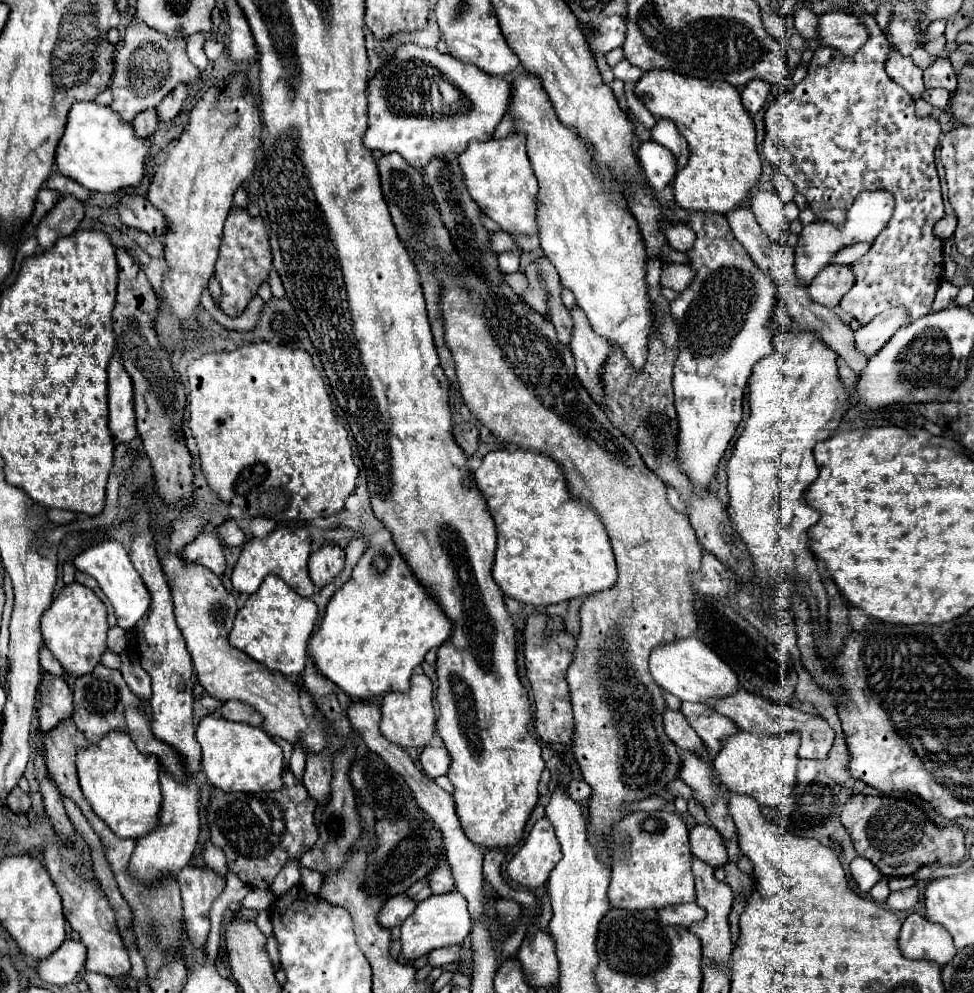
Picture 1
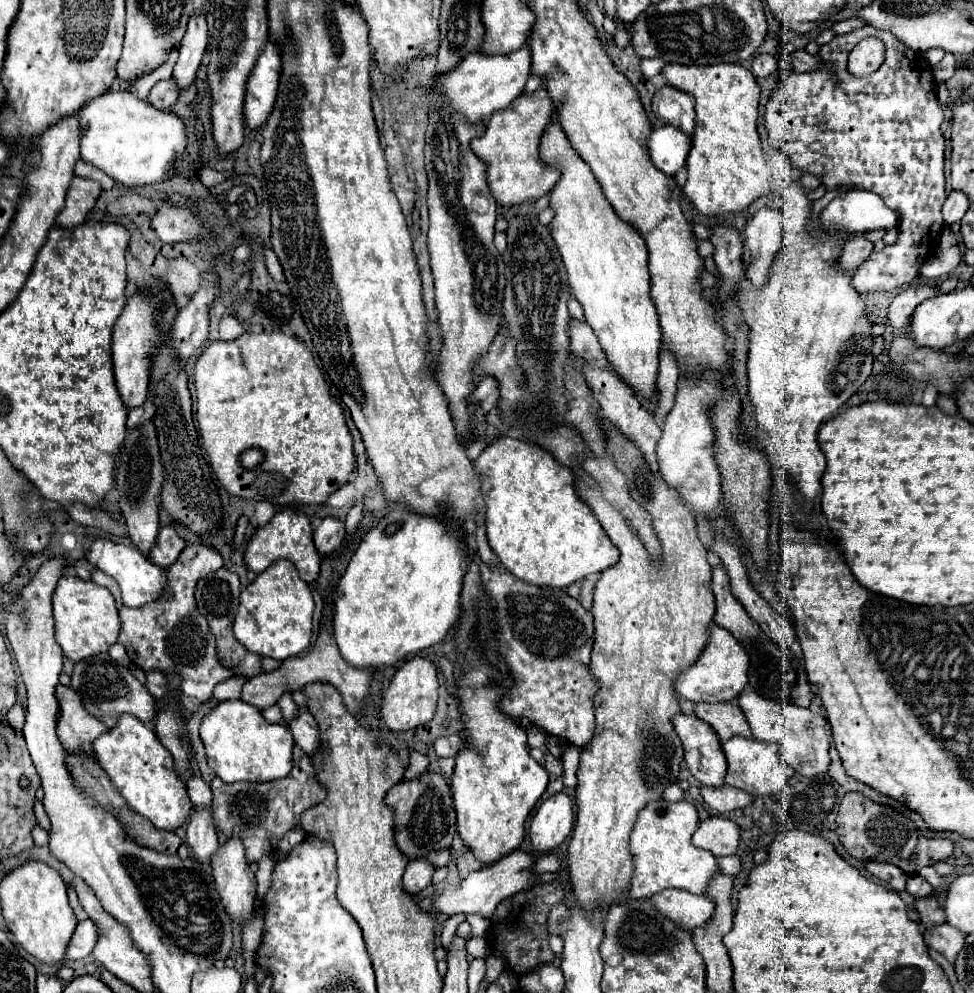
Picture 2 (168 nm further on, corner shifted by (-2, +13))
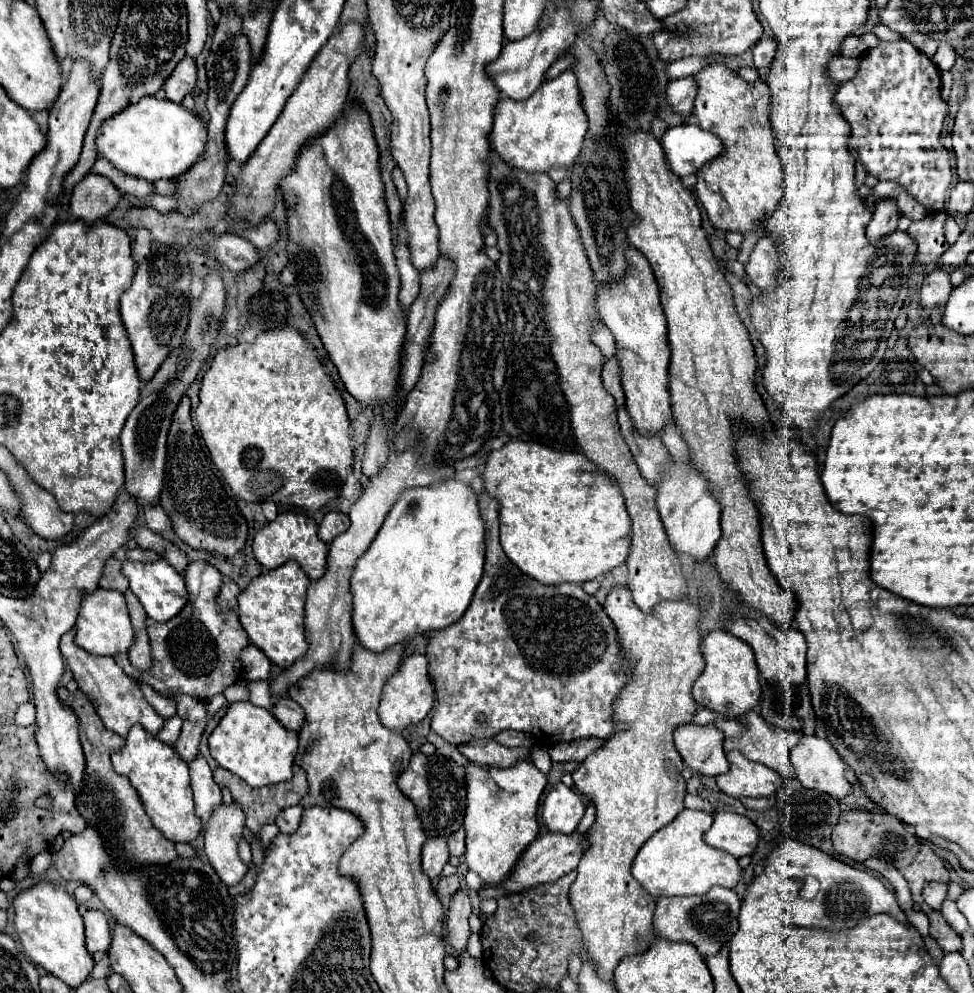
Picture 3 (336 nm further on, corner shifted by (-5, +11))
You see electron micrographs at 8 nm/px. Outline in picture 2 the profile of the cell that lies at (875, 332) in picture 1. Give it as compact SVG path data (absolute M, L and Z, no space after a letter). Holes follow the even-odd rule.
M911 285L909 289L901 291L893 303L889 305L889 323L893 329L905 329L911 323L913 311L923 301L939 295L939 287L929 285Z

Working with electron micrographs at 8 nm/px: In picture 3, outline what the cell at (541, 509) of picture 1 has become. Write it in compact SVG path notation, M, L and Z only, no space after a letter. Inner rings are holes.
M510 441L488 455L482 479L486 493L500 505L498 521L504 553L538 583L584 583L626 561L630 519L622 493L584 455L558 453L528 441Z

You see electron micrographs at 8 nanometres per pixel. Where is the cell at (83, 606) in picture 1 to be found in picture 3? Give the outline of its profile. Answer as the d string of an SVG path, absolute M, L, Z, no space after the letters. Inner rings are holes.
M96 589L94 593L84 593L80 599L78 619L76 619L76 637L74 643L88 651L90 655L114 655L118 651L128 651L134 639L134 629L126 609L124 595L120 591Z

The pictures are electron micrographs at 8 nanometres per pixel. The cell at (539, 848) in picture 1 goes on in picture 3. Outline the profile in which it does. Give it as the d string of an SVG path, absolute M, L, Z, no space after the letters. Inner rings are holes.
M558 783L542 803L542 823L550 833L570 835L578 827L584 811L582 797L564 783Z

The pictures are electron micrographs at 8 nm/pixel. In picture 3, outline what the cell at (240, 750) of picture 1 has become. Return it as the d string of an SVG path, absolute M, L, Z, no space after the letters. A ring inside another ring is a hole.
M250 701L232 703L208 739L210 755L230 773L238 775L250 787L266 787L288 781L298 749L298 733L284 729L274 715Z

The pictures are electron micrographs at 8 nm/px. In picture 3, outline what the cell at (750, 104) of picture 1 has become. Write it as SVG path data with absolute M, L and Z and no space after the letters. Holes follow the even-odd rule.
M760 39L756 45L754 45L754 65L756 69L762 69L762 67L768 67L776 55L776 49L778 49L778 41L776 39Z

